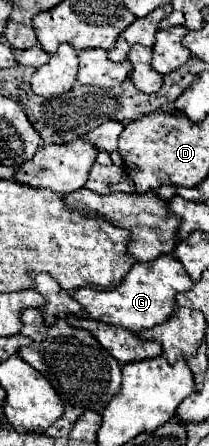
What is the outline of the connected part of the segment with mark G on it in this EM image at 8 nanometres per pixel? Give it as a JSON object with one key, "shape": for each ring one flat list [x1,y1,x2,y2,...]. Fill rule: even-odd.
{"shape":[[171,254,159,256,151,262,135,262,121,284,117,284,113,290,95,290,95,288,79,288,73,290,71,296,95,318,113,326,127,328,131,332,139,332,151,326,157,326,165,322,171,312,175,310,175,294,191,290,193,282,185,268,179,264,177,258]]}

